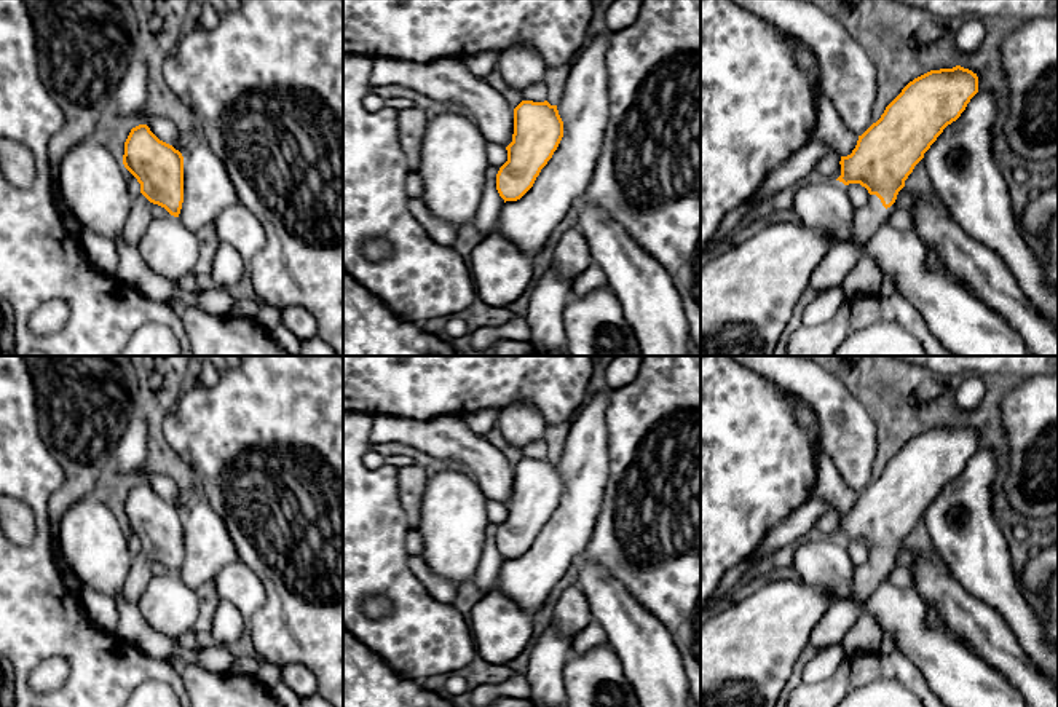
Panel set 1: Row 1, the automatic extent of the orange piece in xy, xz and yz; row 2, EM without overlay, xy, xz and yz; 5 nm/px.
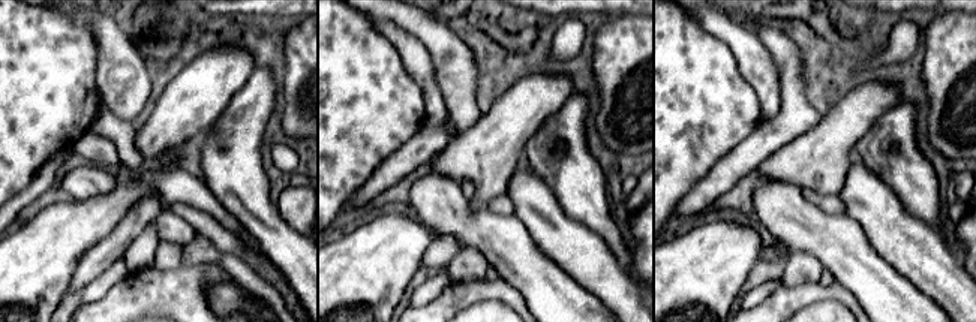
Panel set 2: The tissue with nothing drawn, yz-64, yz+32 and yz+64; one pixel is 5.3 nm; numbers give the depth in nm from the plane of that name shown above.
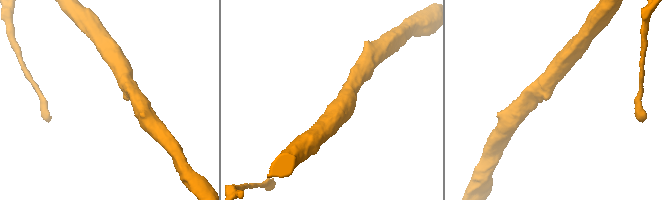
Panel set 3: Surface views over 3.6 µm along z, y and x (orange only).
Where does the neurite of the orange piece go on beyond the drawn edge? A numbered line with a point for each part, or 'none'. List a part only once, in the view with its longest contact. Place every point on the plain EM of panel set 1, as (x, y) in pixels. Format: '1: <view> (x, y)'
1: yz (832, 628)

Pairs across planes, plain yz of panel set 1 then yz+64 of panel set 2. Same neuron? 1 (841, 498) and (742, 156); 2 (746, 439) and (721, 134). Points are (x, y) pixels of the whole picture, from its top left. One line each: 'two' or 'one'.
1: two
2: one

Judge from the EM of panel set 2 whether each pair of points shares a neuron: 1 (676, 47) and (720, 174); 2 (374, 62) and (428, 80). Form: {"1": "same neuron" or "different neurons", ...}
{"1": "different neurons", "2": "different neurons"}

